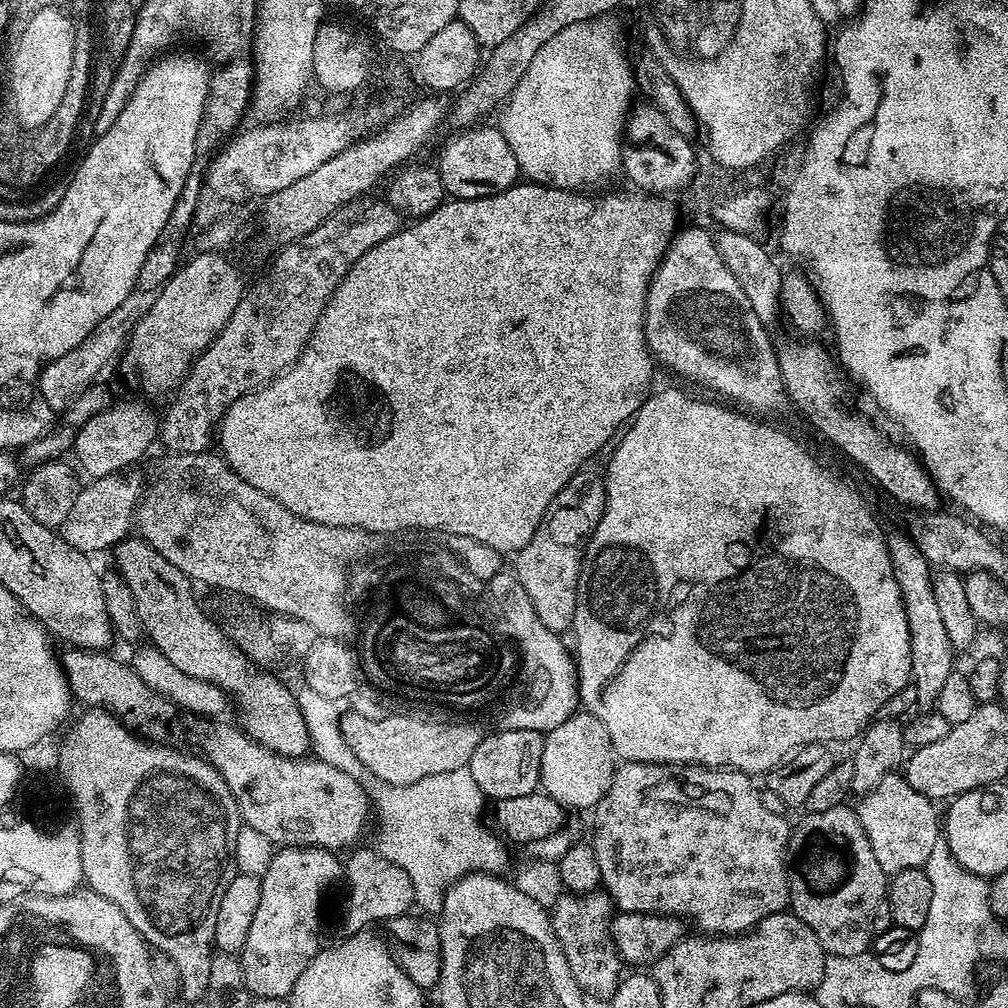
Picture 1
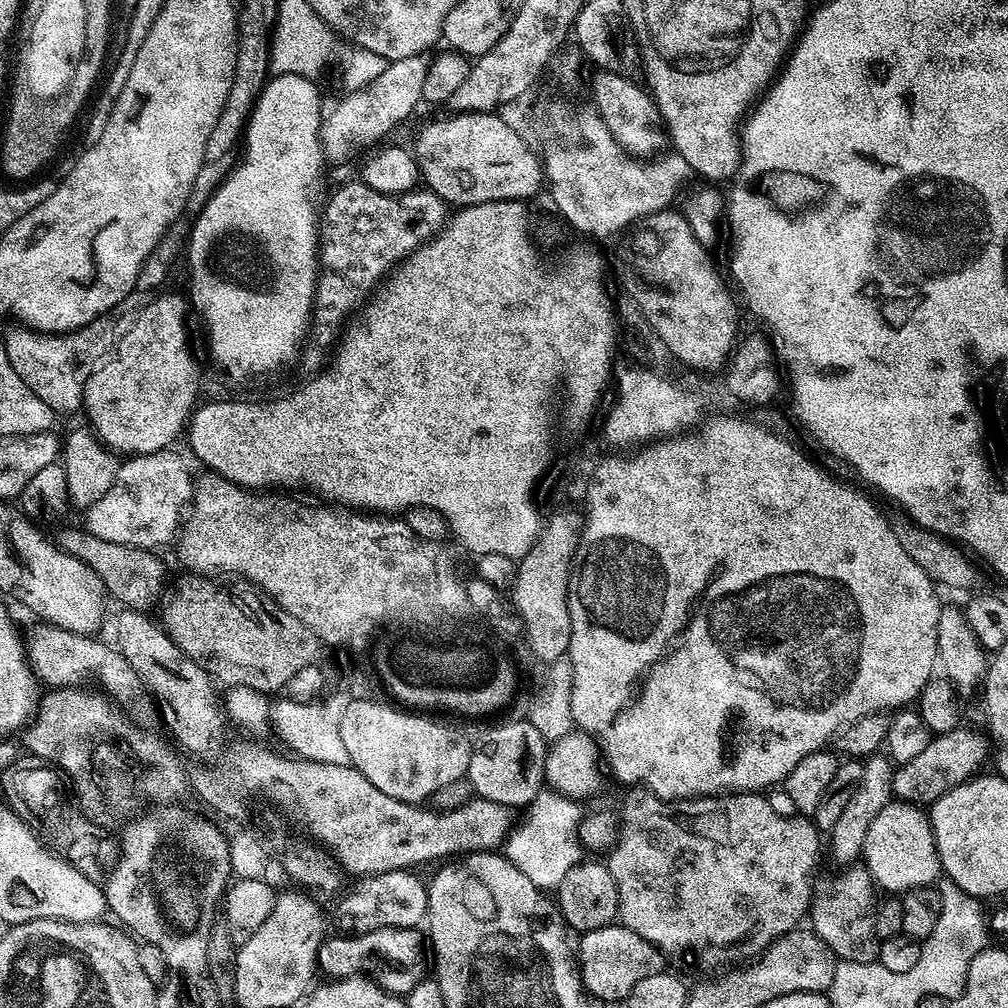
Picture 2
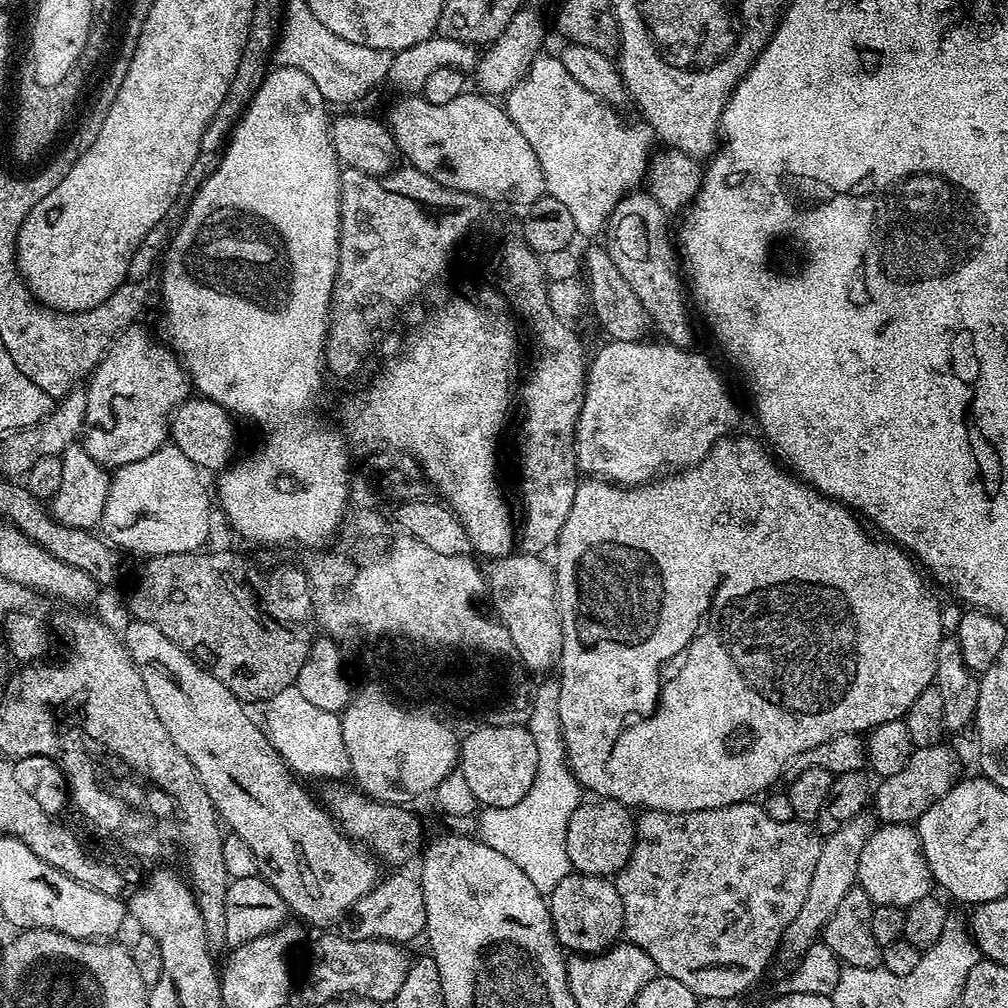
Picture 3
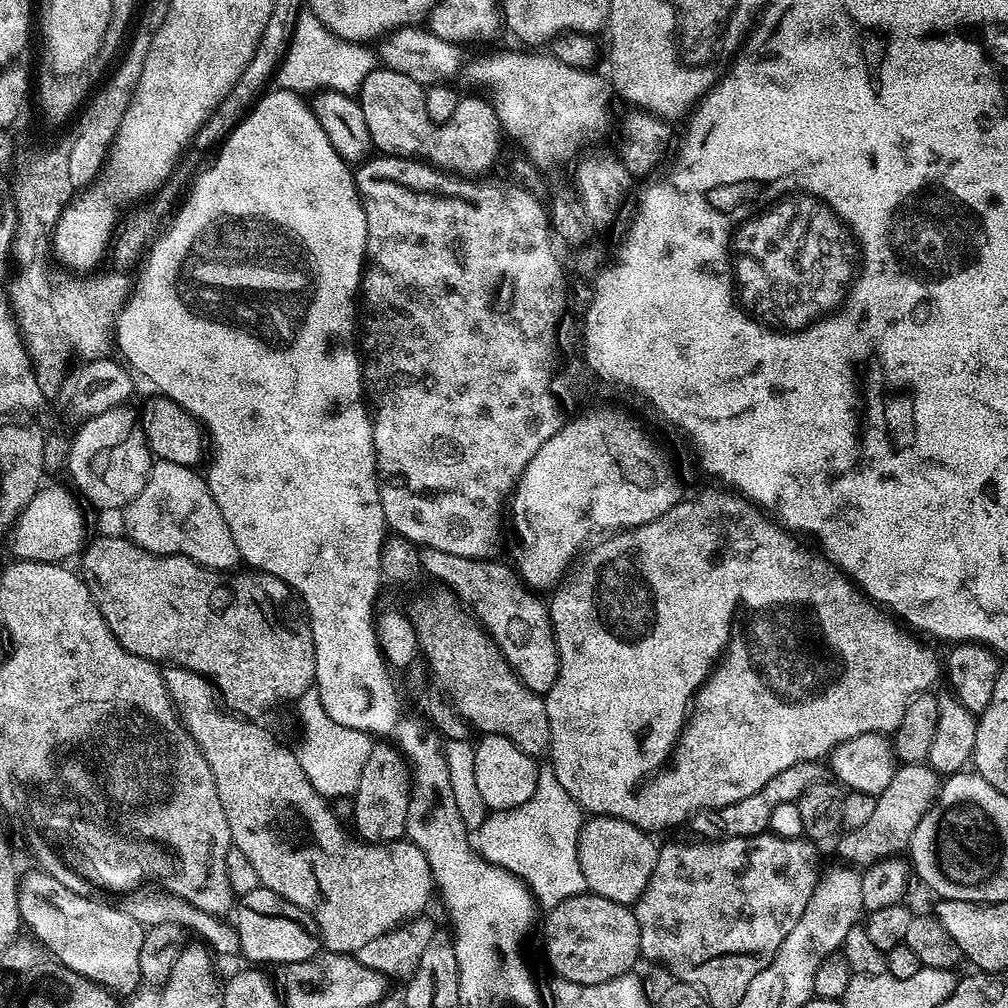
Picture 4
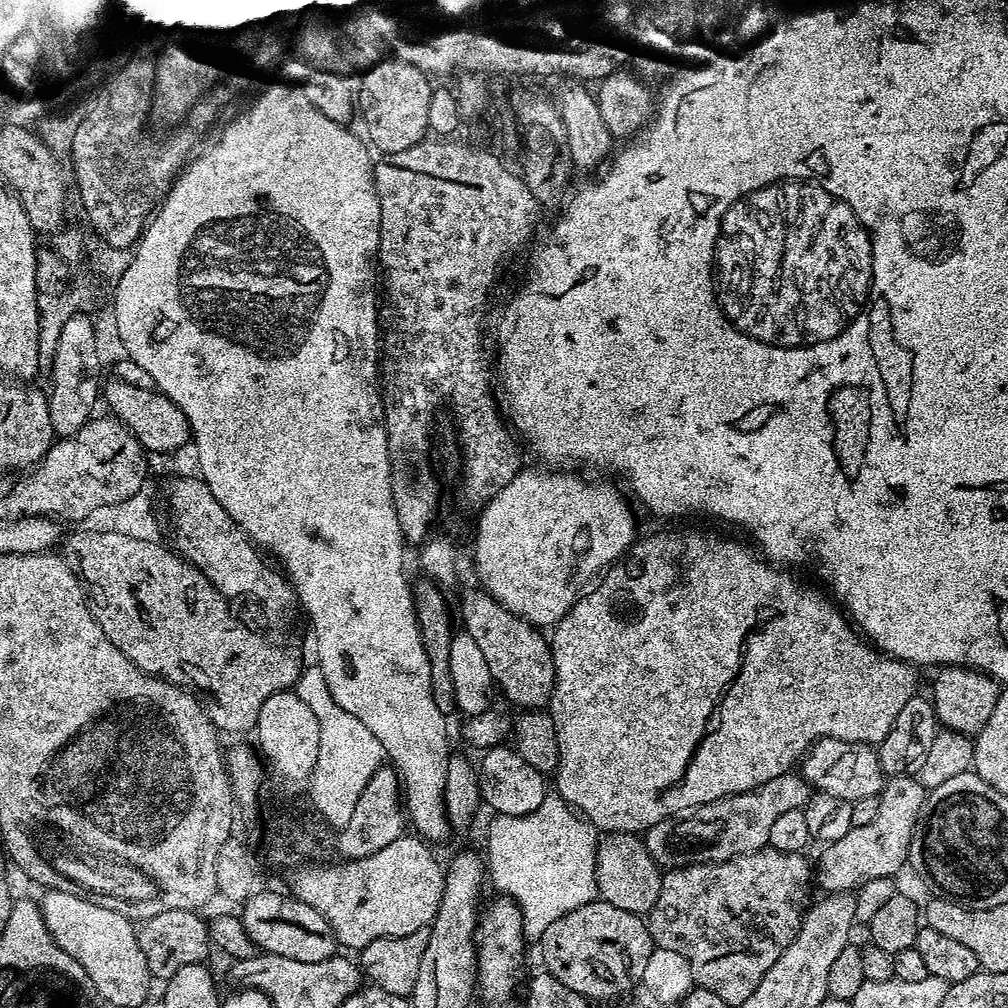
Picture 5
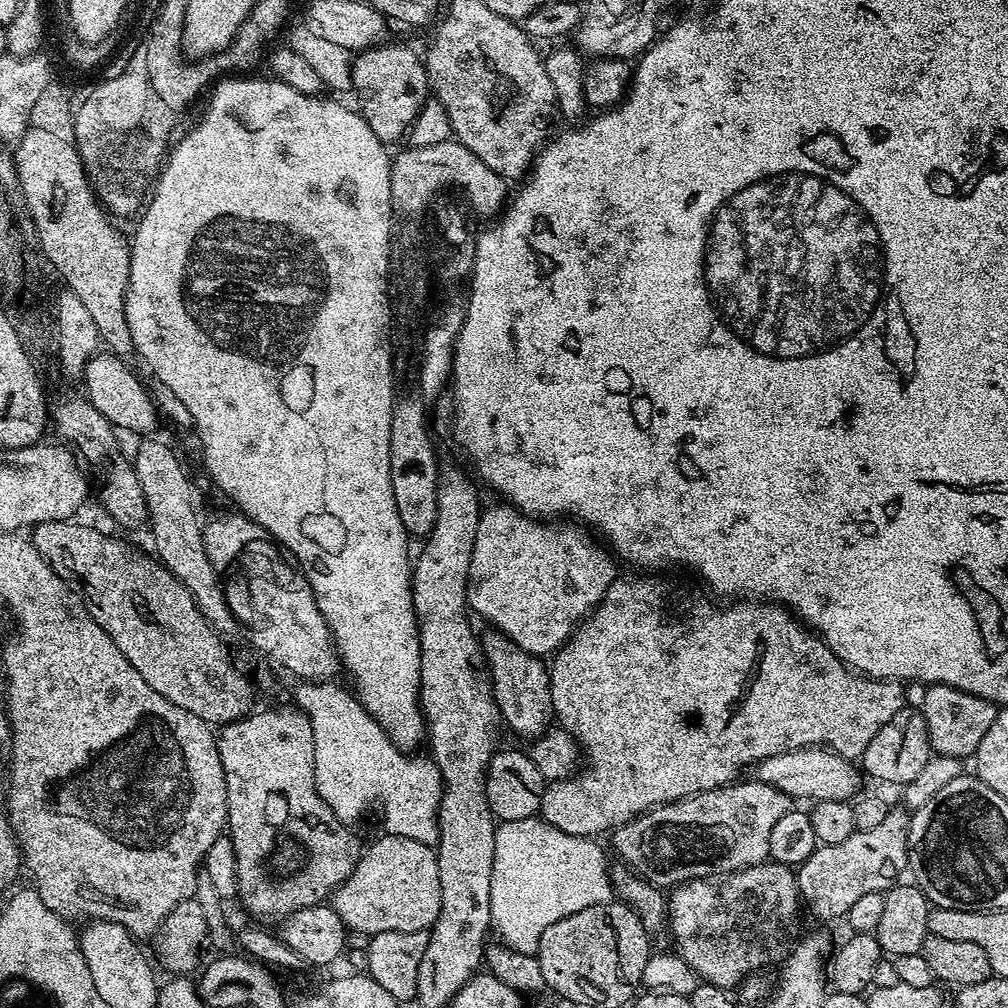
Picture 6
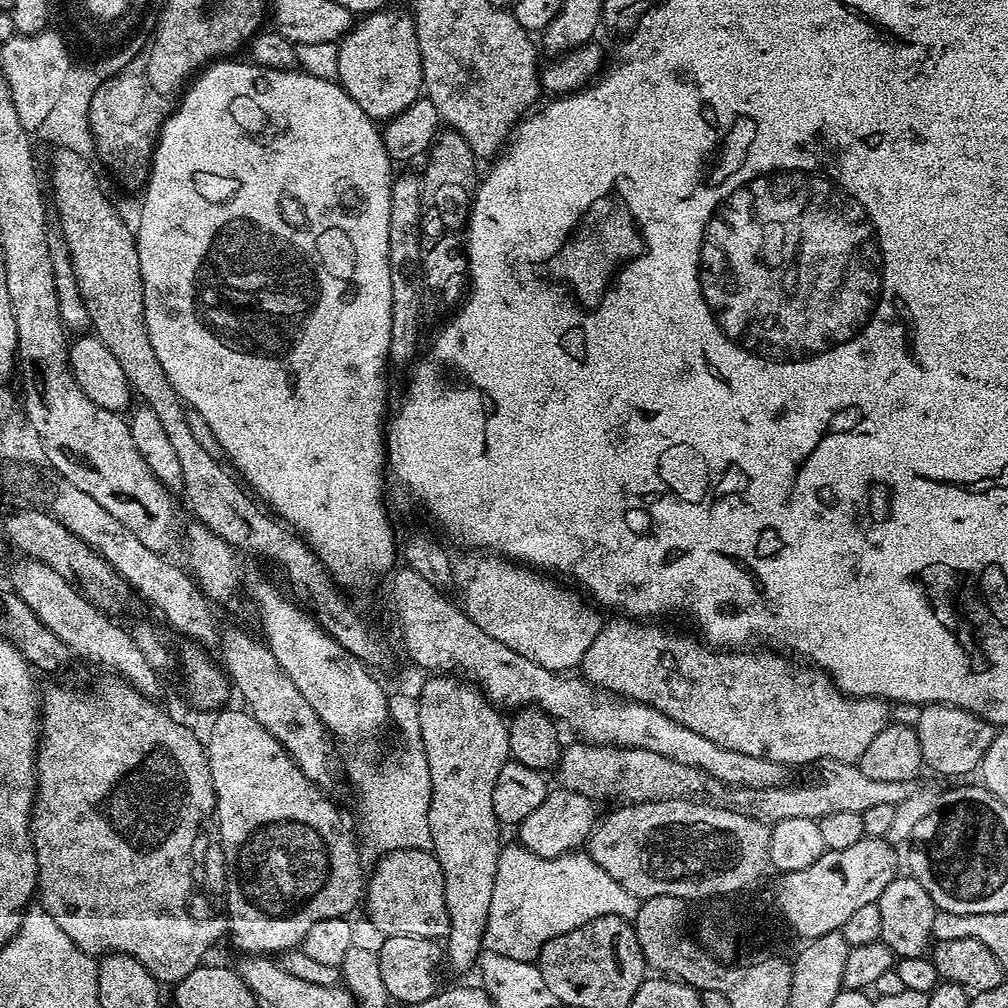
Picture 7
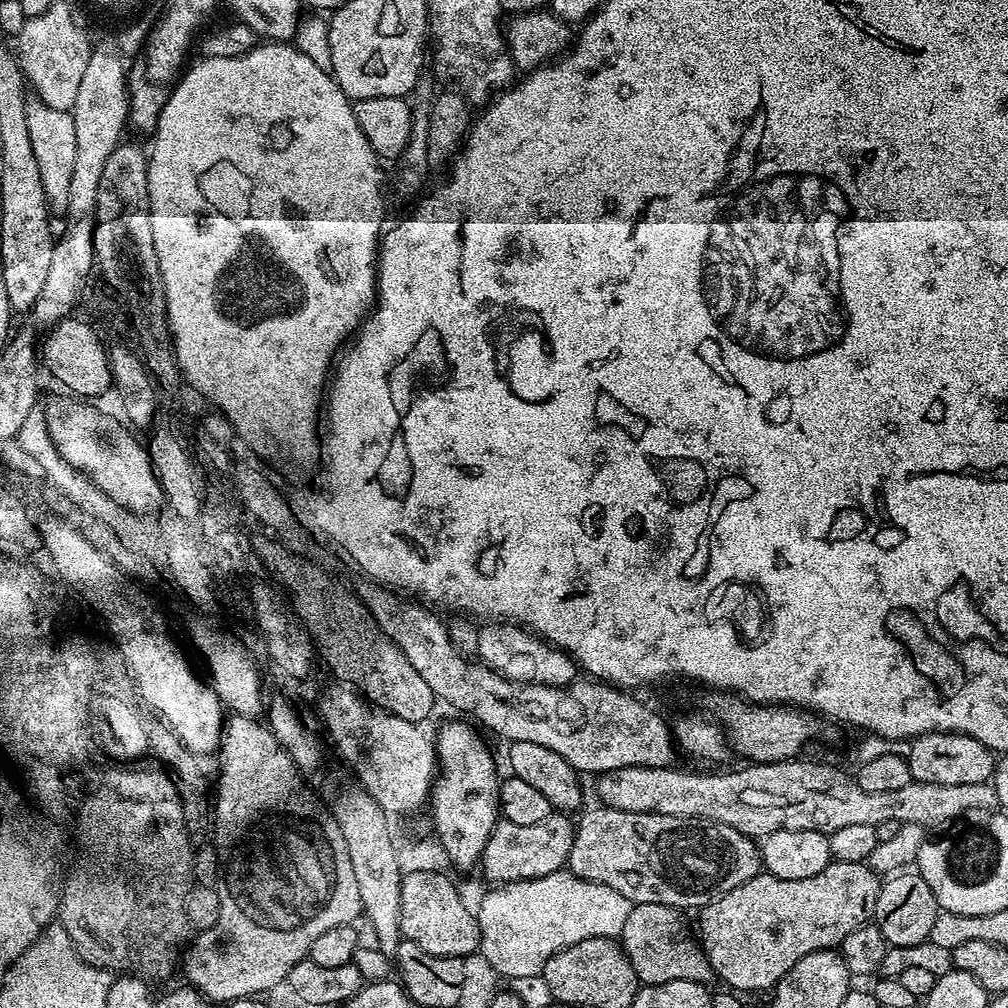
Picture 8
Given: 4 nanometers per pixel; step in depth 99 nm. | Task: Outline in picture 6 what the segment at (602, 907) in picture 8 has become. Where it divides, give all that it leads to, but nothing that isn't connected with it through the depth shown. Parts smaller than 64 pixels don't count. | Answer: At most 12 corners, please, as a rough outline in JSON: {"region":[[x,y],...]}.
{"region":[[497,823],[491,931],[542,932],[614,889],[595,839]]}

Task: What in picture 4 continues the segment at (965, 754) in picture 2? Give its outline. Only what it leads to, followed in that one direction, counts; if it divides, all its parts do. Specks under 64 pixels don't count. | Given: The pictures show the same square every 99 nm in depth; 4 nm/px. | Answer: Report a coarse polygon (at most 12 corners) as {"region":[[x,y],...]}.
{"region":[[900,764],[866,824],[839,837],[841,861],[895,857],[935,804],[941,773]]}

